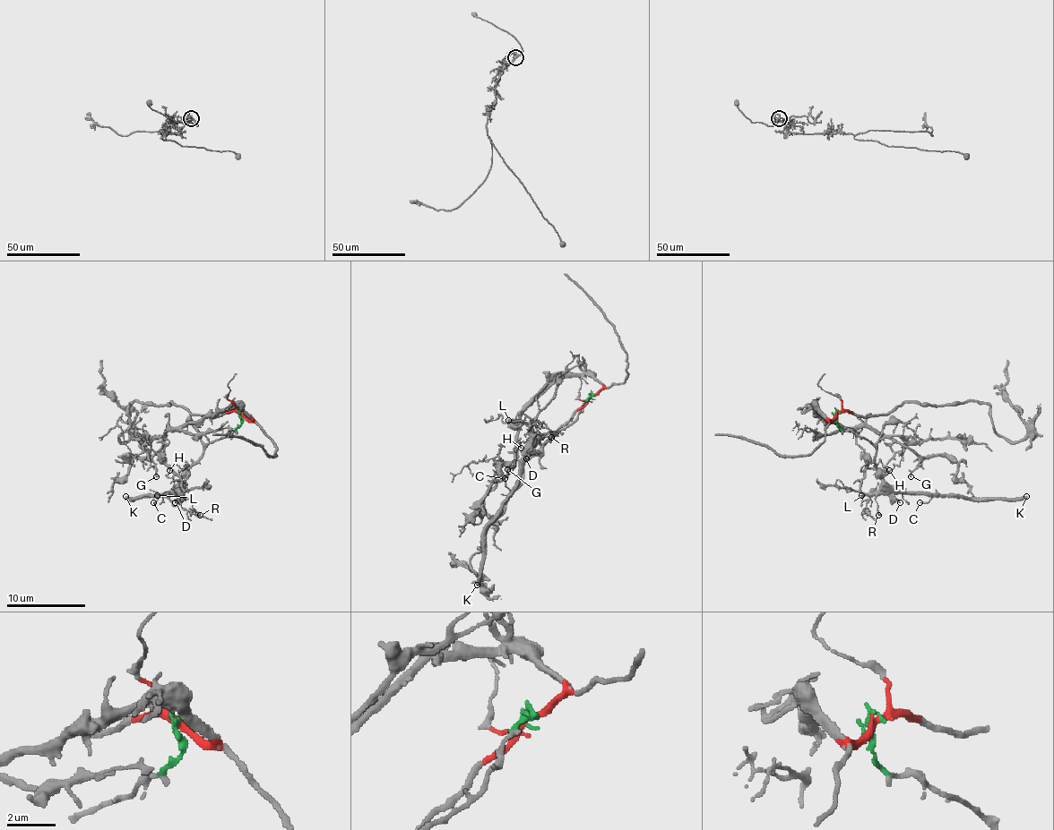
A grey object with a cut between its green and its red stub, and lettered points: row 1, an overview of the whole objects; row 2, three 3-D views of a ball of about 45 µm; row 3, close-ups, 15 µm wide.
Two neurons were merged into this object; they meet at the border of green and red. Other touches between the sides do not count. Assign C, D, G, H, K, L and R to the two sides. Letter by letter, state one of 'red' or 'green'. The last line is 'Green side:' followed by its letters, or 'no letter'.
C: green
D: green
G: red
H: green
K: green
L: green
R: green
Green side: C, D, H, K, L, R

